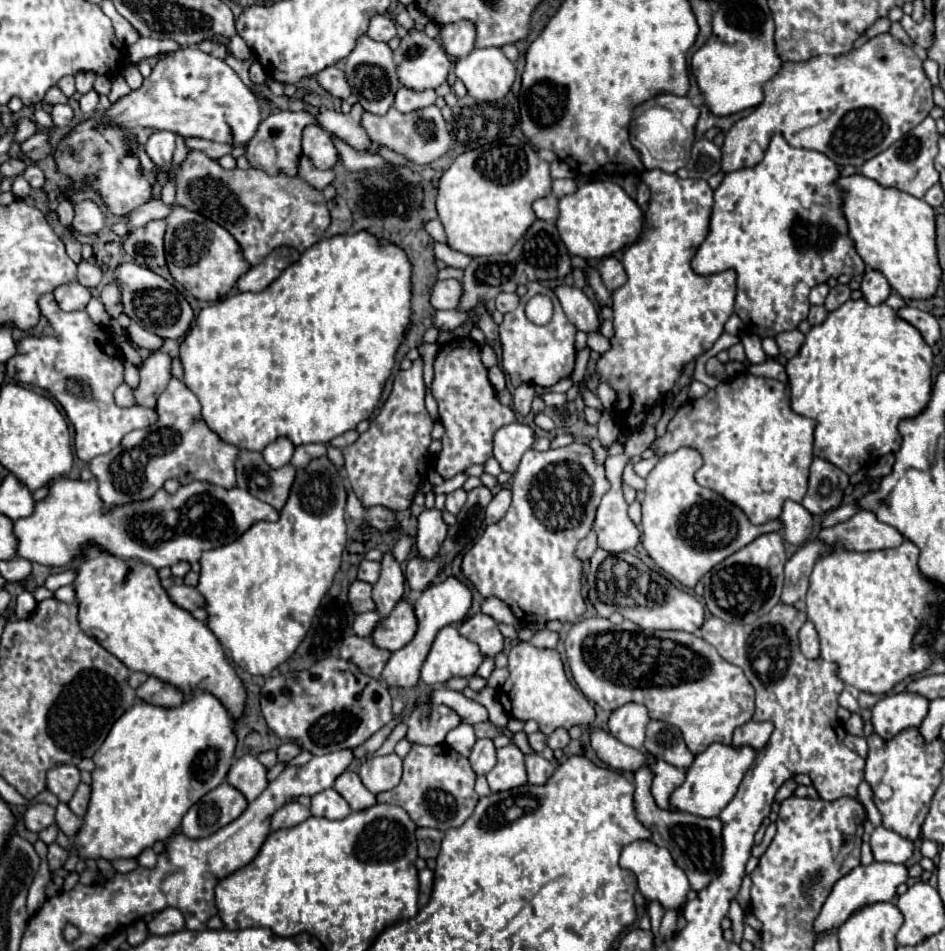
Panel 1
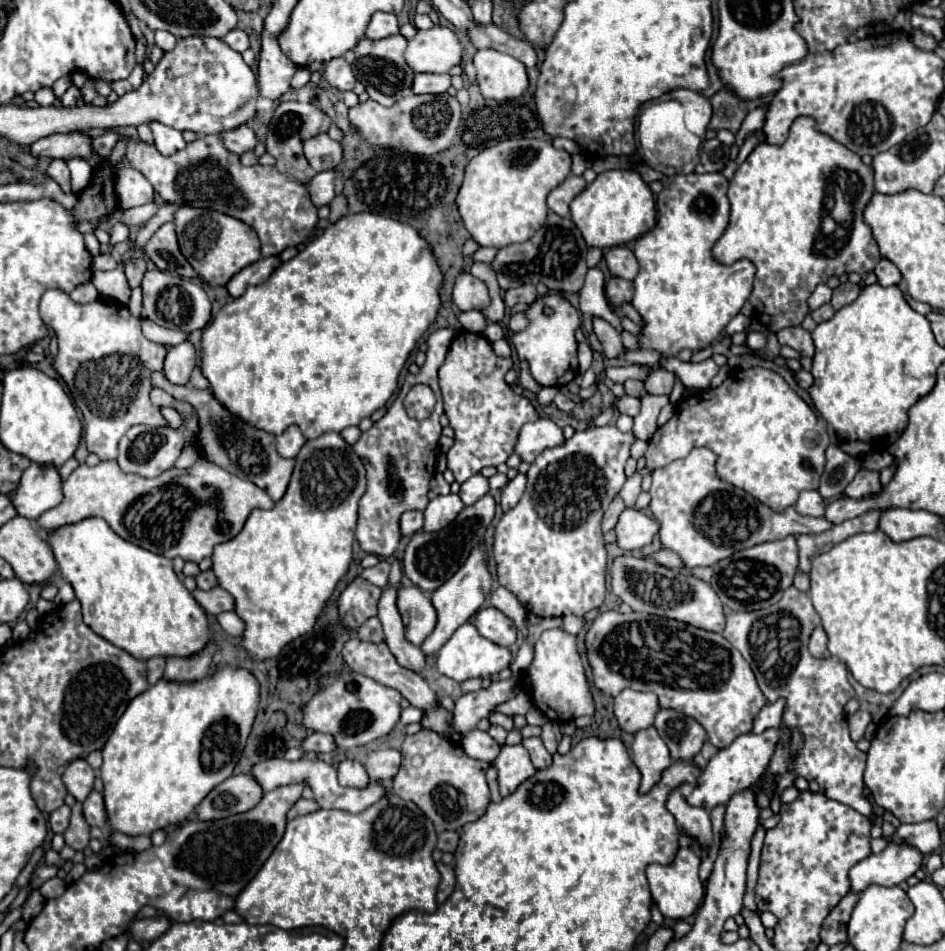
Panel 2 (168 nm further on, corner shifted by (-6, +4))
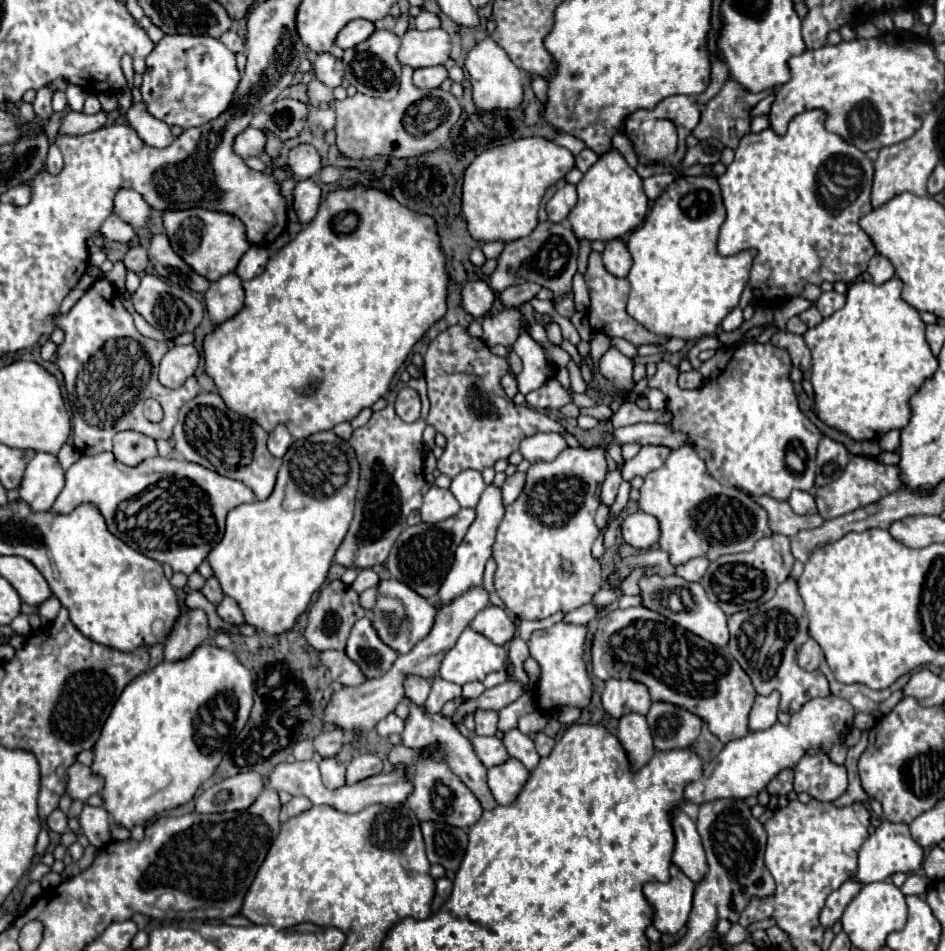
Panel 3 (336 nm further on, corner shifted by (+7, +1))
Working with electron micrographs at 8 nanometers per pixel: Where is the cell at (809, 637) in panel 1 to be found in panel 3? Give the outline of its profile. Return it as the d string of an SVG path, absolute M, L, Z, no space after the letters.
M808 639L808 641L800 647L800 651L798 651L798 665L800 665L802 669L806 669L806 671L818 669L820 663L822 663L822 659L824 659L822 649L820 649L820 645L816 645L814 639Z

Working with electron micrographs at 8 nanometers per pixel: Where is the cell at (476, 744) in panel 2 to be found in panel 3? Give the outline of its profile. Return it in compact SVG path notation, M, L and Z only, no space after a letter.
M474 737L472 747L478 755L478 759L484 763L484 767L500 765L508 759L508 751L504 749L504 743L498 737Z

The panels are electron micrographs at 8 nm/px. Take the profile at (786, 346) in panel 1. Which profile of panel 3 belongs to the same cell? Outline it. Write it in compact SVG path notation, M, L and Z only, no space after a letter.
M778 331L778 333L772 335L770 343L774 347L786 349L792 357L792 365L800 367L804 373L810 371L810 349L806 347L802 335L794 335L794 333L788 333L788 331Z

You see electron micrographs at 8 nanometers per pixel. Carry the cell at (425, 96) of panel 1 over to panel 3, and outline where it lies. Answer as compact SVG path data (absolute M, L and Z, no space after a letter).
M436 65L428 69L416 69L412 79L414 79L414 85L420 89L436 89L446 77L448 77L448 71L442 65Z

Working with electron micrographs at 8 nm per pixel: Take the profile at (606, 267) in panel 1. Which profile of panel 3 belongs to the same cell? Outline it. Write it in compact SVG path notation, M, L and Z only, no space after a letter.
M608 241L602 251L602 261L606 271L616 277L626 277L632 267L632 257L622 241Z

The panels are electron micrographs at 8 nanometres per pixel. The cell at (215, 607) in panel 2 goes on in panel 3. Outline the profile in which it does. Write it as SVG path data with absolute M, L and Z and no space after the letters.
M222 597L222 601L216 605L216 613L220 619L224 619L226 623L234 623L240 625L244 623L244 617L240 613L240 607L236 605L236 601L232 601L230 597Z

